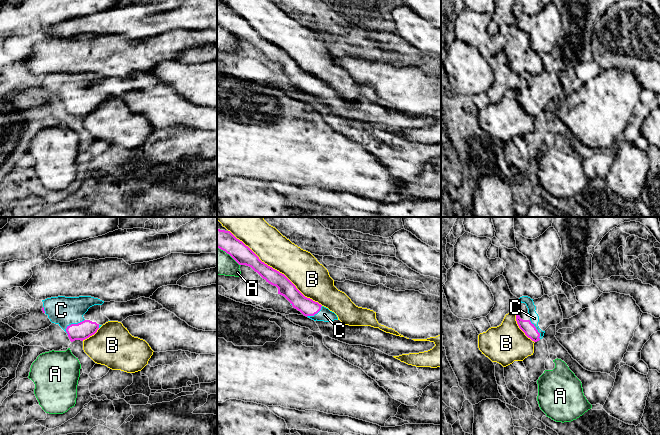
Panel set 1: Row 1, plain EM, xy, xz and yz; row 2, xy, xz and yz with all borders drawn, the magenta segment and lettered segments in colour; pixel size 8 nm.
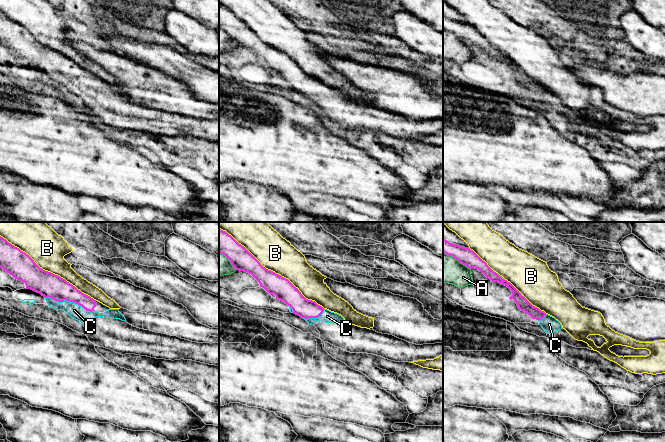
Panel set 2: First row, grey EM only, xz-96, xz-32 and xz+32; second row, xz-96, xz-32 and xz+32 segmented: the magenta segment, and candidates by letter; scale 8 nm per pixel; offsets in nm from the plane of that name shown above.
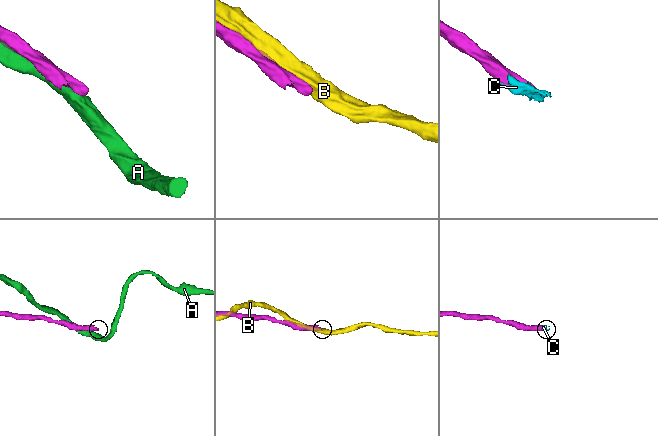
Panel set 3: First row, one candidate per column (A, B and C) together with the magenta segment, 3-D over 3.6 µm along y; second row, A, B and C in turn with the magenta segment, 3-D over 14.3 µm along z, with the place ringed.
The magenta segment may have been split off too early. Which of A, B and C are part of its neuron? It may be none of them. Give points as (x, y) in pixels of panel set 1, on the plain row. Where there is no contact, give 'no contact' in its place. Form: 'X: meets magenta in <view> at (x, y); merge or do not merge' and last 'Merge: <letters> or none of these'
A: meets magenta in xz at (229, 30); do not merge
B: meets magenta in xz at (274, 45); do not merge
C: meets magenta in xy at (72, 100); merge
Merge: C

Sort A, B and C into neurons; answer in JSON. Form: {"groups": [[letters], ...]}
{"groups": [["A"], ["B"], ["C"]]}

